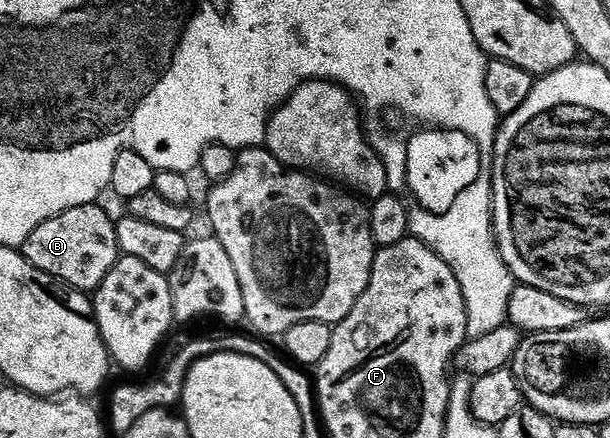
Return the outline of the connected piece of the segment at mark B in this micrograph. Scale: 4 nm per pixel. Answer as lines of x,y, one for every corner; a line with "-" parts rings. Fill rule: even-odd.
98,202
86,203
41,224
27,238
27,260
69,287
84,293
94,292
121,258
116,220
111,220
110,213
99,206

